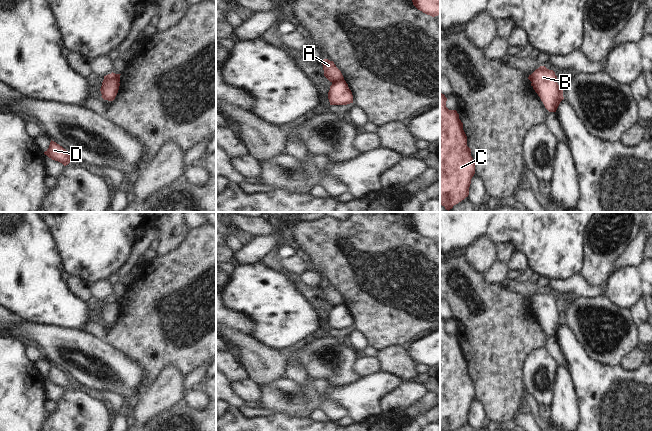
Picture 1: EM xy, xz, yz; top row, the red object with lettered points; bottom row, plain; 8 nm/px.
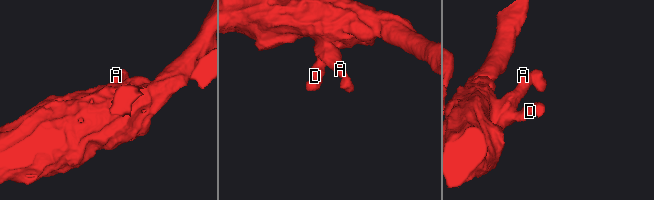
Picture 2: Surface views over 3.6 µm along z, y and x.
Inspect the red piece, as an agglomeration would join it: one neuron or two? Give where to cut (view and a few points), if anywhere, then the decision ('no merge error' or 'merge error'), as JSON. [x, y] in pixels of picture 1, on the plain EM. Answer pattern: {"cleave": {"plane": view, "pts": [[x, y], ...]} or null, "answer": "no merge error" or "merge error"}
{"cleave": {"plane": "xz", "pts": [[343, 302], [332, 307]]}, "answer": "merge error"}

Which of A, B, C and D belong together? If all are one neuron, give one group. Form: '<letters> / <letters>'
A C D / B

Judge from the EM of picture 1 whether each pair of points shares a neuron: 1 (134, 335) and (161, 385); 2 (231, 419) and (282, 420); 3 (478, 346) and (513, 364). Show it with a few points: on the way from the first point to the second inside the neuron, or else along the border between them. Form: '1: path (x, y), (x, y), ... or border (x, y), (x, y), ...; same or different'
1: border (179, 371), (173, 366), (166, 365), (141, 392); different
2: path (244, 420), (269, 420); same
3: path (487, 346), (495, 346), (504, 355); same

